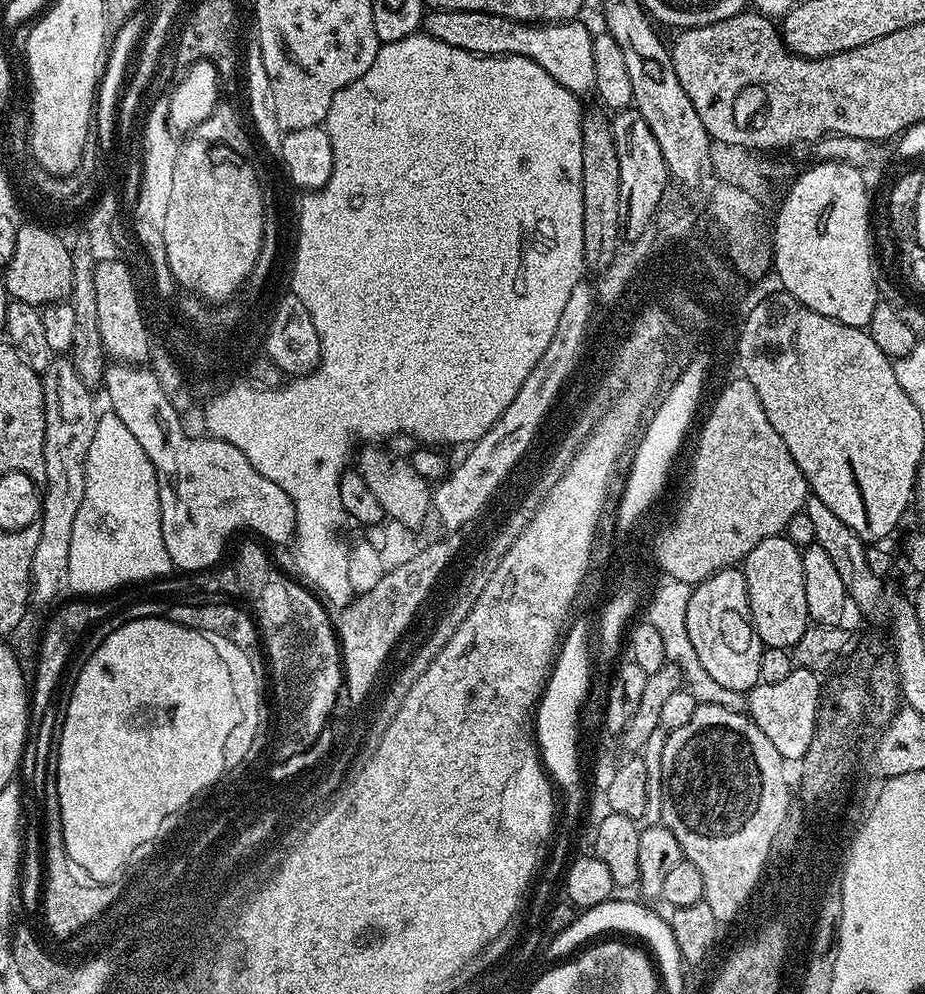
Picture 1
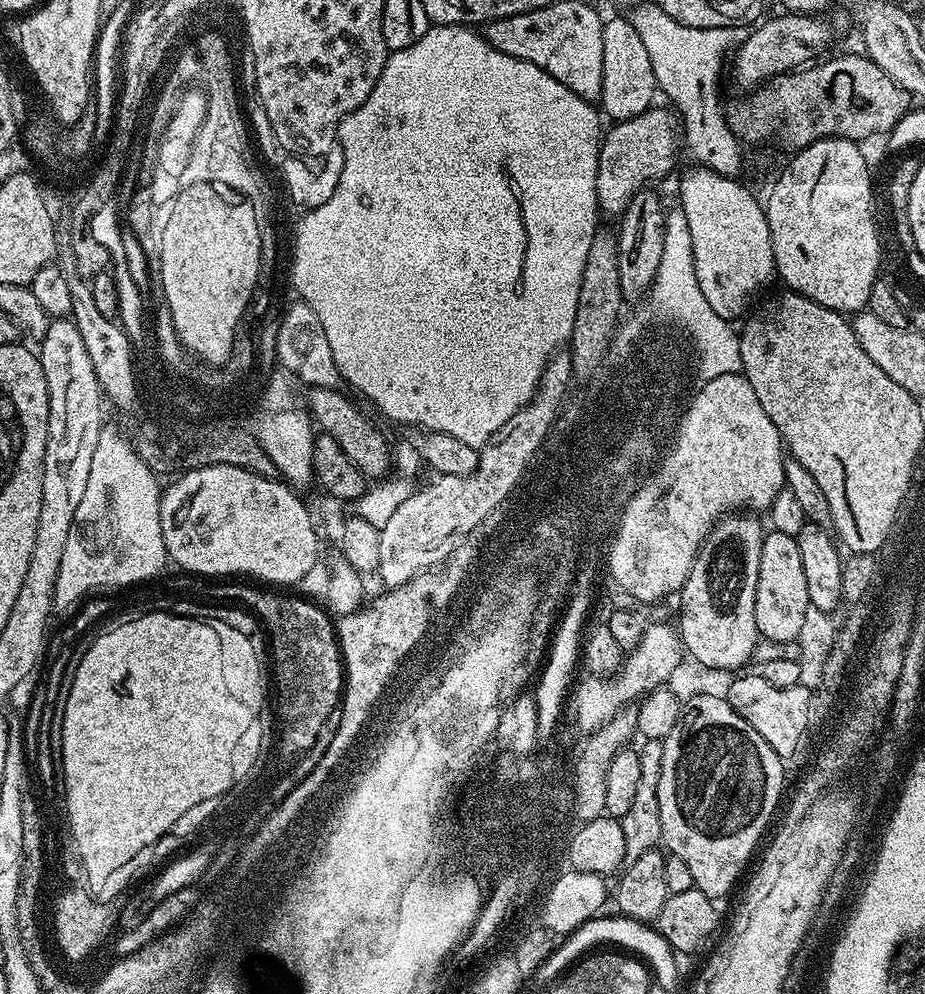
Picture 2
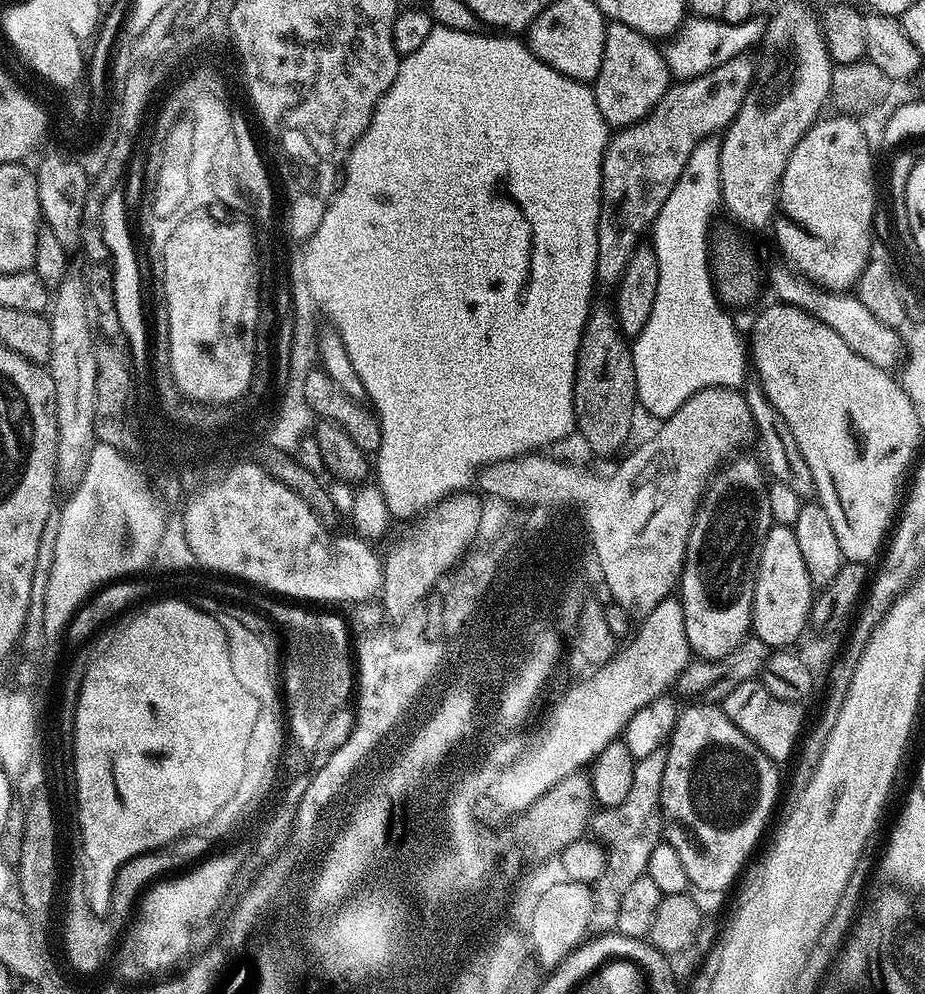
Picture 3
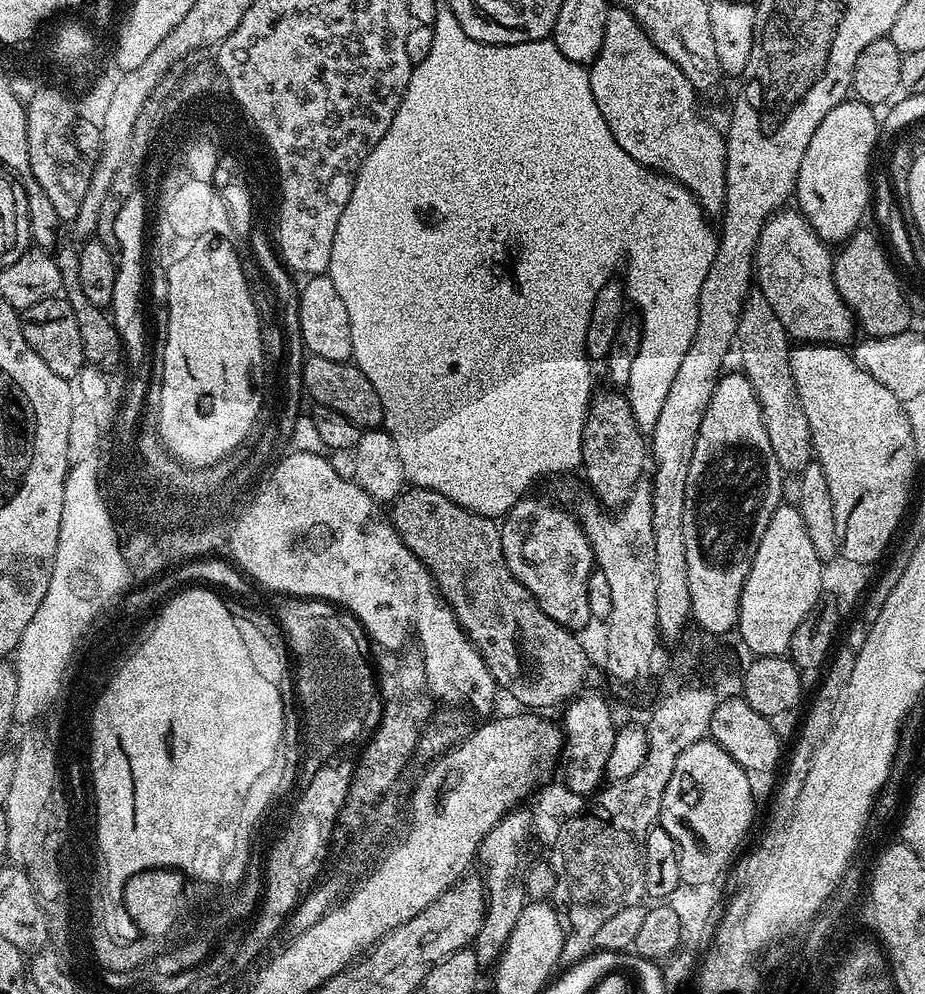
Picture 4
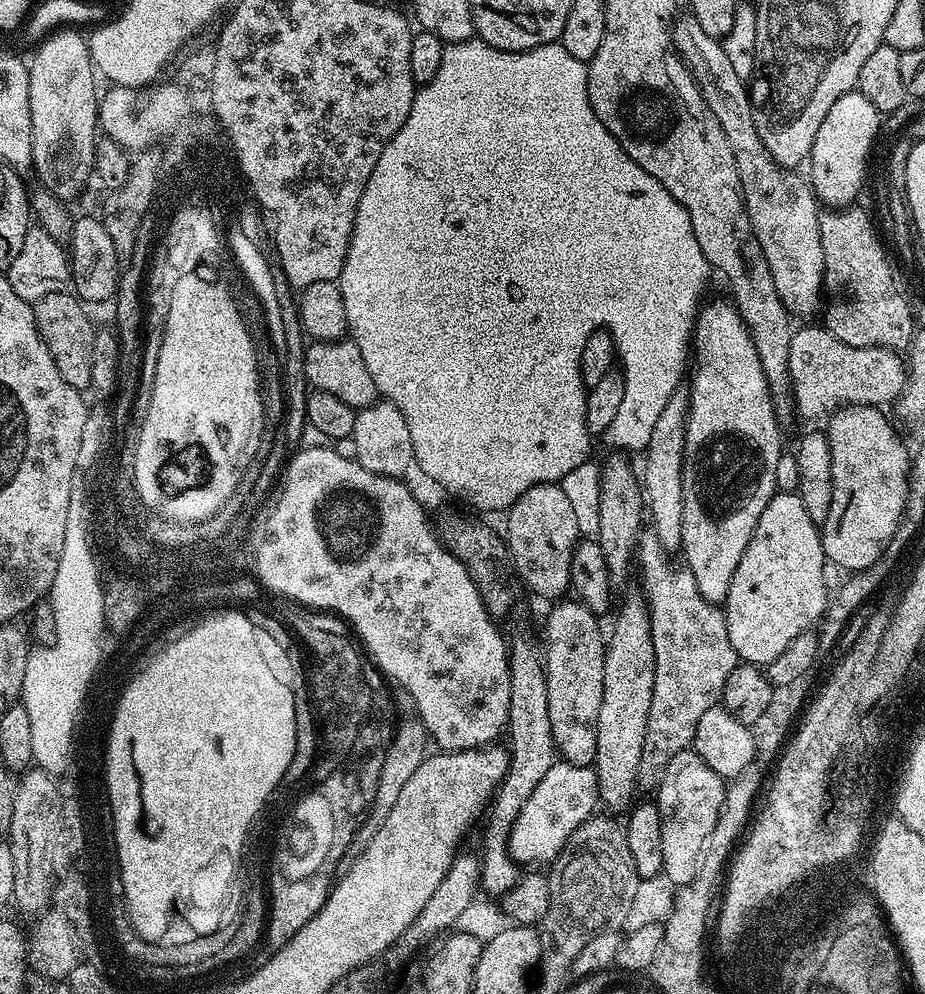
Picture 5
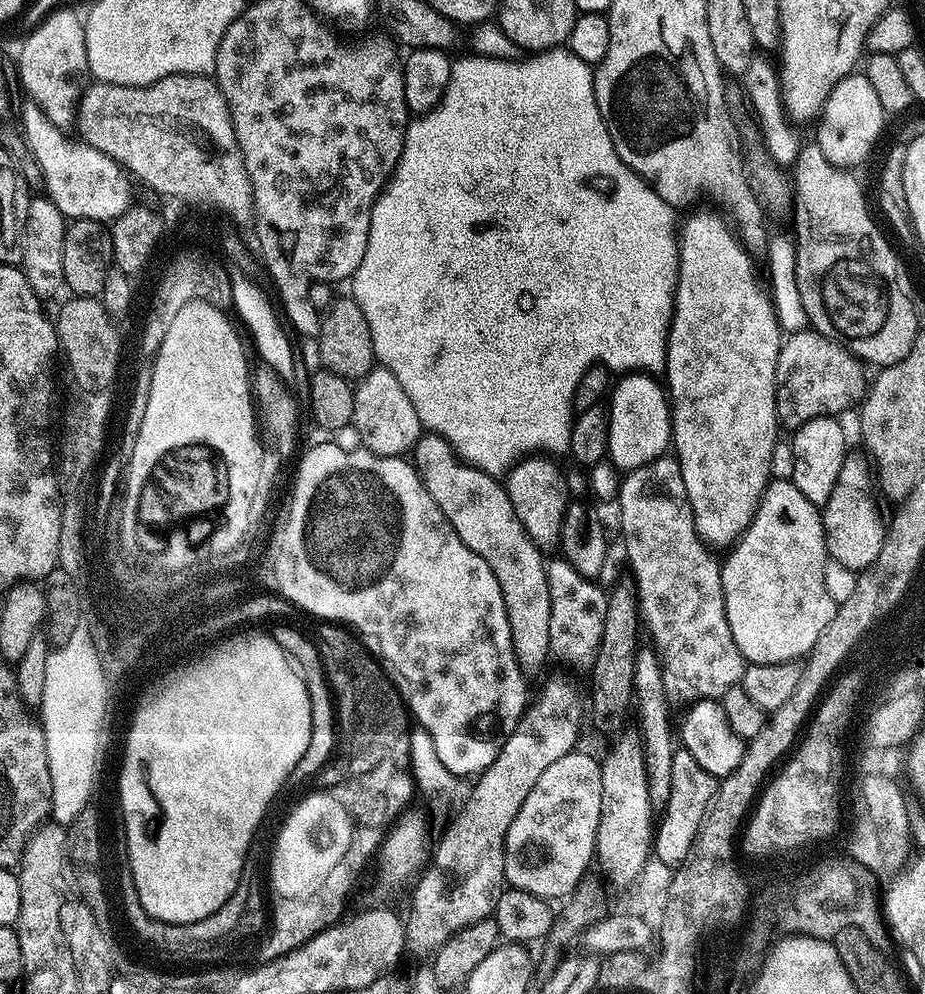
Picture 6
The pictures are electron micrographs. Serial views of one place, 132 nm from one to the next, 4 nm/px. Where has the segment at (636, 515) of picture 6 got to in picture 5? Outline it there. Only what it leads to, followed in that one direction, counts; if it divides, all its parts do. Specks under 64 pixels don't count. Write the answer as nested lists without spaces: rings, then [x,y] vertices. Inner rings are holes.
[[[645,531],[639,537],[638,568],[640,564],[656,665],[654,698],[650,698],[650,718],[646,722],[646,742],[636,782],[641,789],[649,790],[659,785],[674,754],[692,748],[694,730],[698,730],[702,714],[721,703],[726,678],[730,678],[738,663],[734,646],[730,646],[723,611],[702,598],[688,567],[671,564],[668,556],[654,531]]]

